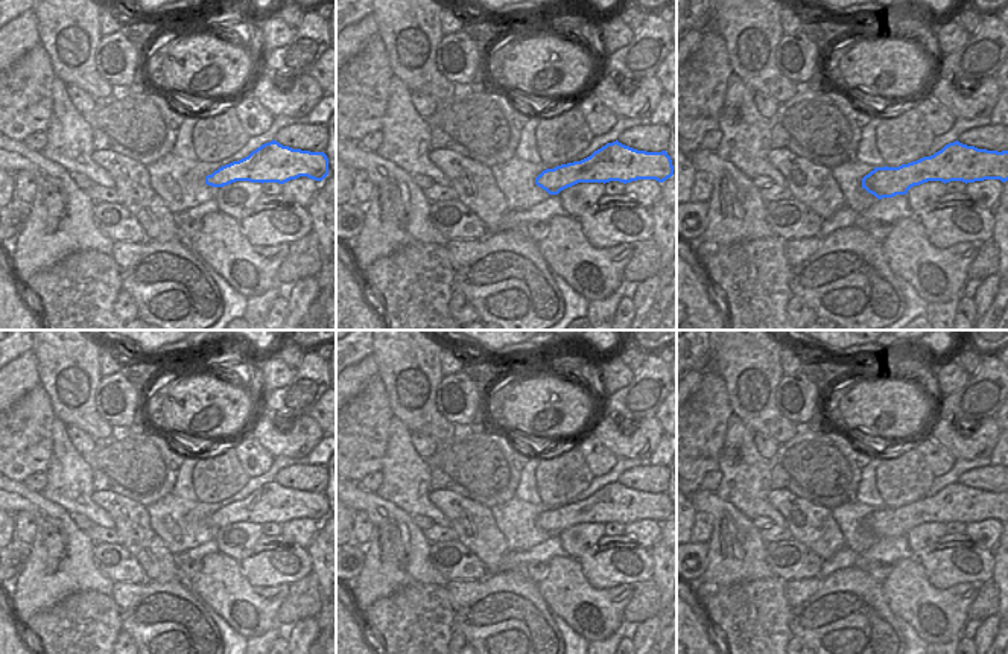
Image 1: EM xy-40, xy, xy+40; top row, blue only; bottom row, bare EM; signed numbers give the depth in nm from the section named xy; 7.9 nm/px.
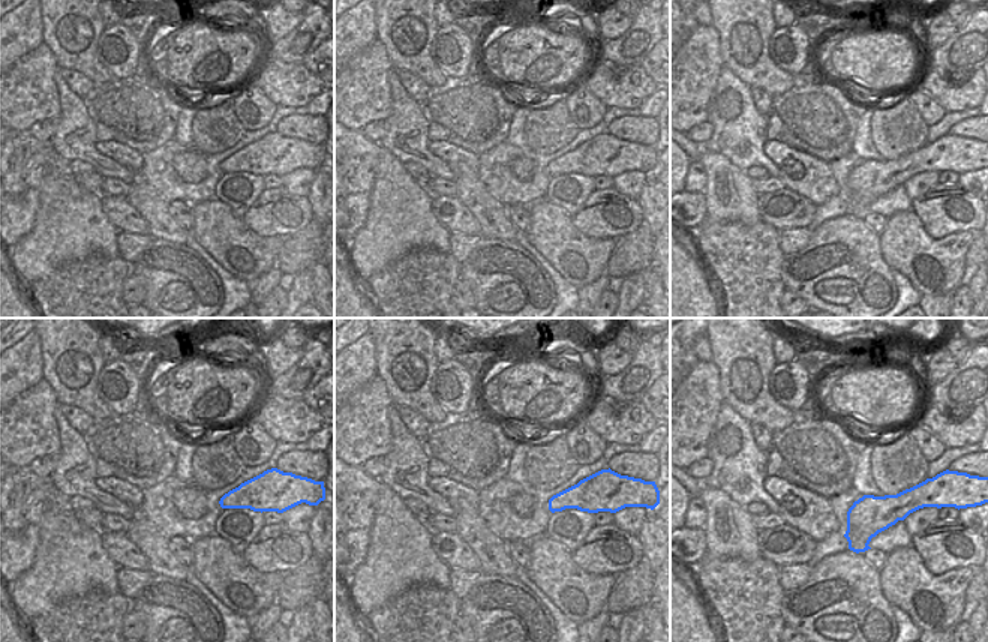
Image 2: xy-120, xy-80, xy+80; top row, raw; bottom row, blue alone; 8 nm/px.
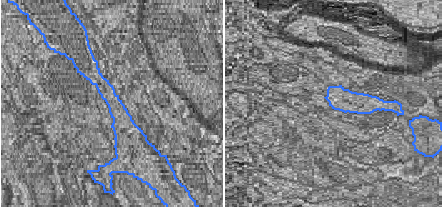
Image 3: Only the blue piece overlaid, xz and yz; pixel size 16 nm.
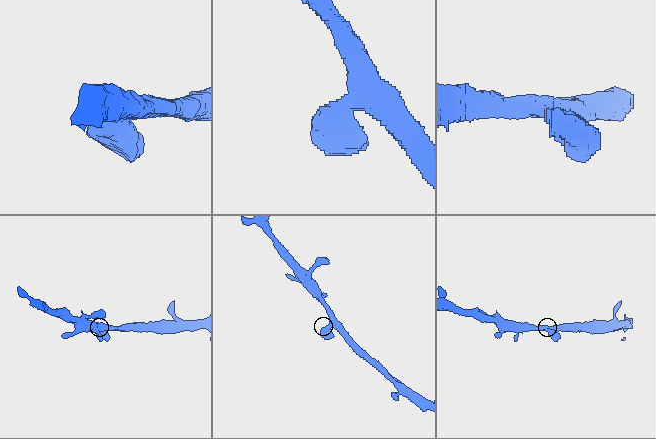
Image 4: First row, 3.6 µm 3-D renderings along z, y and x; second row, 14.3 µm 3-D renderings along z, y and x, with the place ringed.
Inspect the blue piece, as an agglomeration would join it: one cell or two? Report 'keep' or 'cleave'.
keep

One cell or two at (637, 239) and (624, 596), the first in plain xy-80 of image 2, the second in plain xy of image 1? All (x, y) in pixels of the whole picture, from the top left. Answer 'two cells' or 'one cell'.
two cells

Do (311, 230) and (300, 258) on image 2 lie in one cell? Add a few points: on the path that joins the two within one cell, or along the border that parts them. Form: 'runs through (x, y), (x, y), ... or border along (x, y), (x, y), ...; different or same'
runs through (308, 237), (300, 251); same

